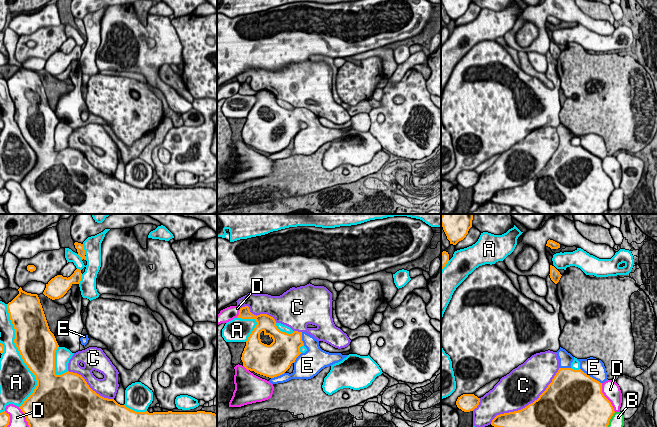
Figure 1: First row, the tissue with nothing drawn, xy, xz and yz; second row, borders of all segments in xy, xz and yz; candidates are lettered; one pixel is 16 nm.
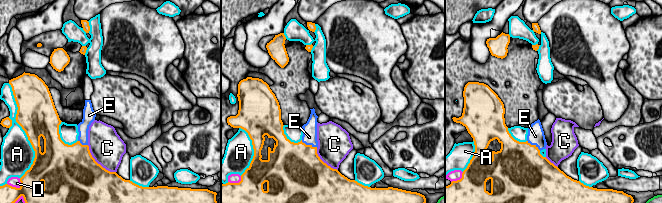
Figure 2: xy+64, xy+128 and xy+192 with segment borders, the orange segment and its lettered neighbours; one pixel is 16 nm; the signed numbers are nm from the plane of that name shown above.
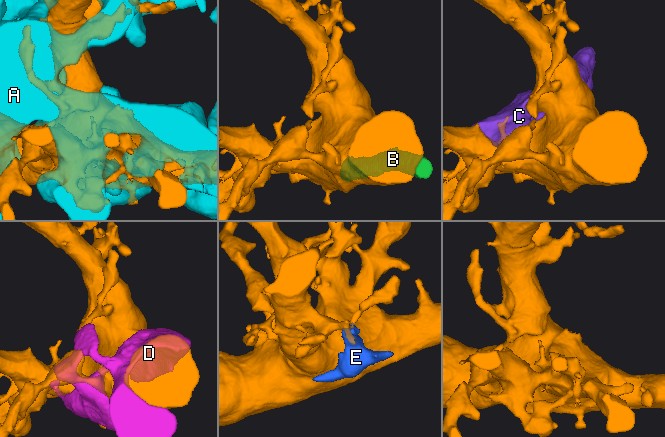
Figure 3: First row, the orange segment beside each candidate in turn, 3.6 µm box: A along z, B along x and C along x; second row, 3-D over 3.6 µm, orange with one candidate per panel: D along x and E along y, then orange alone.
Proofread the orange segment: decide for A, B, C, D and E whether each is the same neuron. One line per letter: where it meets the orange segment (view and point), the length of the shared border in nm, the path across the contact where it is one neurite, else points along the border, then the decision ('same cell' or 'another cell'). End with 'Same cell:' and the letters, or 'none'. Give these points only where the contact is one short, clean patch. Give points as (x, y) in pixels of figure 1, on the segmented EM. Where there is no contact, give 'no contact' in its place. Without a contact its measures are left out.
A: meets orange in xy at (21, 356); contact 1700 nm long; another cell
B: meets orange in yz at (610, 418); contact 280 nm long; another cell
C: meets orange in yz at (529, 404); contact 1450 nm long; another cell
D: meets orange in yz at (605, 397); contact 500 nm long; another cell
E: meets orange in yz at (591, 377); contact 420 nm long; same cell
Same cell: E

